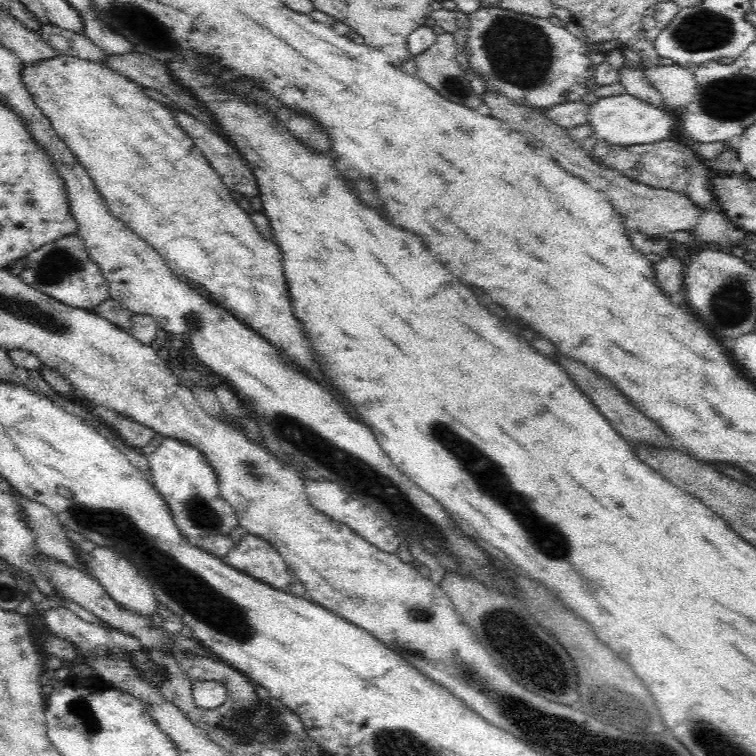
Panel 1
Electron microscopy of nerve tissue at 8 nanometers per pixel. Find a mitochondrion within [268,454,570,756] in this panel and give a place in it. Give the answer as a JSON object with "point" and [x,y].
{"point":[419,620]}

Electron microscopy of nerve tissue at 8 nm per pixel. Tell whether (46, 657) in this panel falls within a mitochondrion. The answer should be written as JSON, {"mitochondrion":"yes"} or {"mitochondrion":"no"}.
{"mitochondrion":"no"}

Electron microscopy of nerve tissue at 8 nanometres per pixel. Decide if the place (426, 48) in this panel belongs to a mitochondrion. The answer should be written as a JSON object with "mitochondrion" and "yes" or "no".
{"mitochondrion":"no"}

